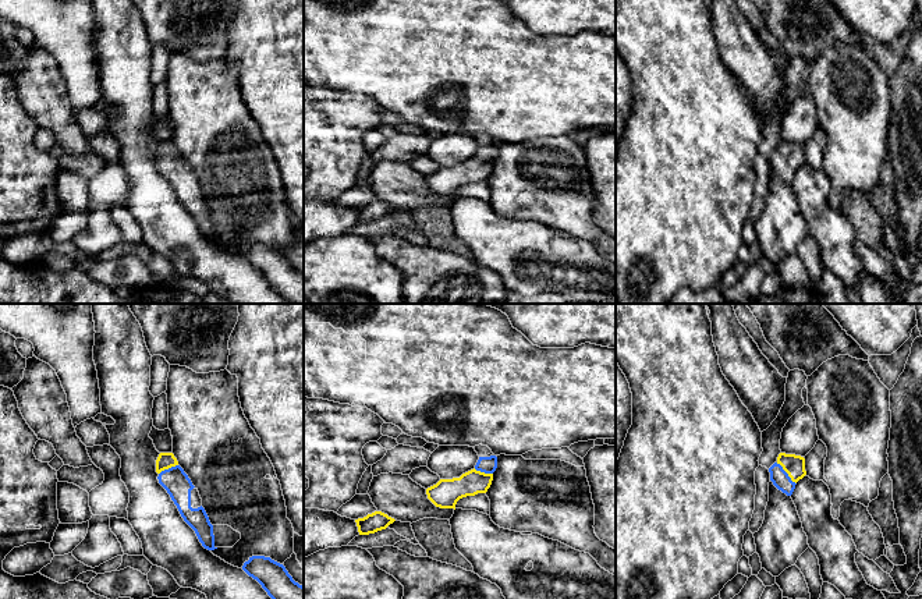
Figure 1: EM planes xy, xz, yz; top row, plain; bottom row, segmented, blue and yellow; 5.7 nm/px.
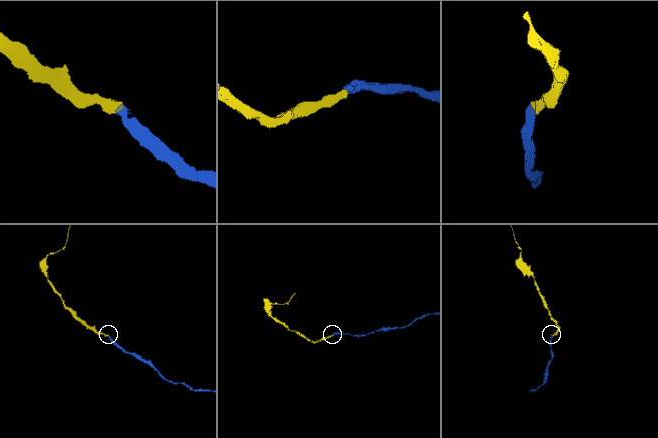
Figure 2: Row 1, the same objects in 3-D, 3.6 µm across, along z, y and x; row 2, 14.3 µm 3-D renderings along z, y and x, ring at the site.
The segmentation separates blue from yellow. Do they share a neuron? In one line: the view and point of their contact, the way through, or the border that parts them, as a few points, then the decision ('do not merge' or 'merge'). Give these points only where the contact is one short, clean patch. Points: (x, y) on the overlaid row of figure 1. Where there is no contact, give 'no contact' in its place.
yz (786, 472) | across yz (779, 477), (786, 472), (794, 465) | merge

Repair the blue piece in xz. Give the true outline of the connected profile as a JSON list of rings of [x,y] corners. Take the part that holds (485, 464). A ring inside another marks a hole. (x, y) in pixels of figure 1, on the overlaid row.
[[[479,457],[474,469],[460,478],[440,479],[426,489],[428,499],[440,508],[454,508],[460,499],[486,493],[497,468],[497,457]]]

